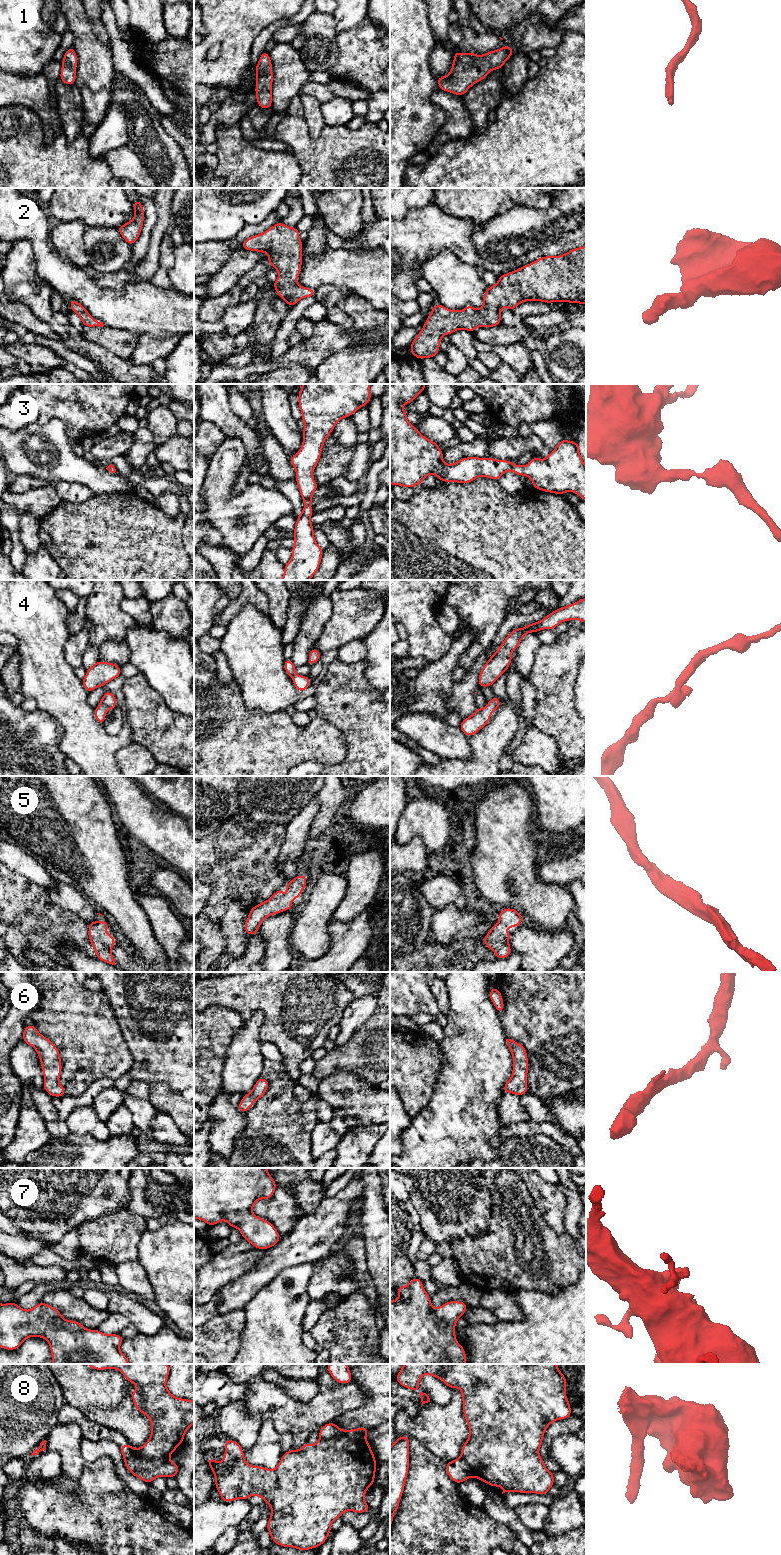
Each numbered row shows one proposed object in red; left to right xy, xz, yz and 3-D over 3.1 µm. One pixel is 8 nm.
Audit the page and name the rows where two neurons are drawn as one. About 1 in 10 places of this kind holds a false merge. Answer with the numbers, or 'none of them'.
8

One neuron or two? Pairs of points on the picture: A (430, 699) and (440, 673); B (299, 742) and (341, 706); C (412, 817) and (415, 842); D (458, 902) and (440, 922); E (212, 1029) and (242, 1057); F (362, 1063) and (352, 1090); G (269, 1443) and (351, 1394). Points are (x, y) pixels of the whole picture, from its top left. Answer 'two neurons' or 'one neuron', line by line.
A: one neuron
B: two neurons
C: two neurons
D: two neurons
E: two neurons
F: two neurons
G: two neurons

